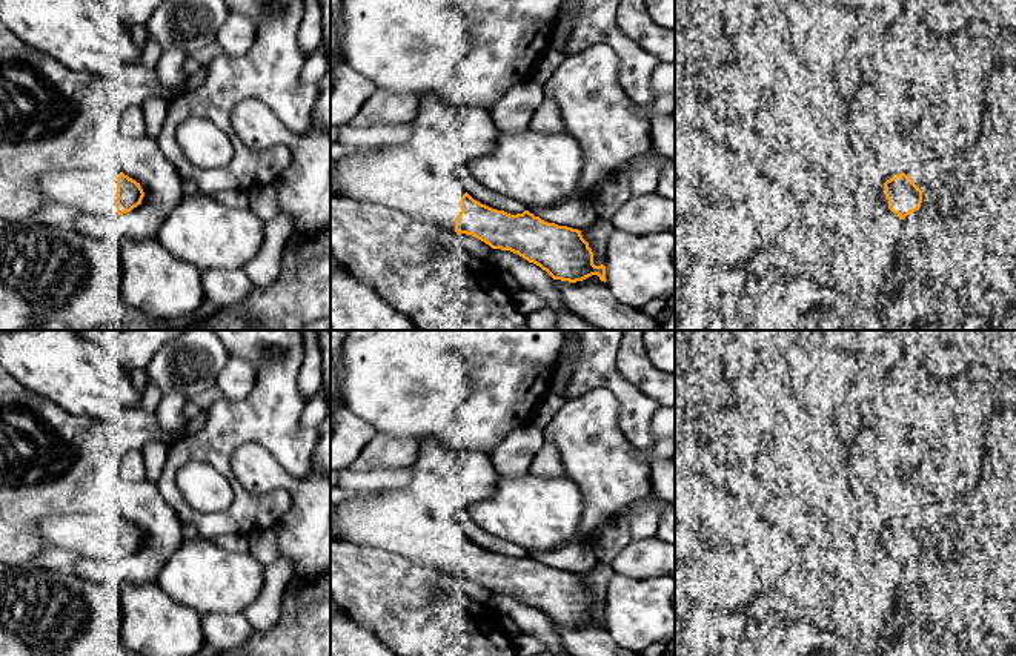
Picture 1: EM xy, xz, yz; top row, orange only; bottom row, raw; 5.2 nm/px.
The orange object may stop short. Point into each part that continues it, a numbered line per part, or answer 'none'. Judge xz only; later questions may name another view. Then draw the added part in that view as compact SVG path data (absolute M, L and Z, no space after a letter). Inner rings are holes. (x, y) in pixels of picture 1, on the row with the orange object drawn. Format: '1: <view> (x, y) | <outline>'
1: xz (395, 175) | M409 141L360 146L332 163L330 187L340 195L455 230L464 186L455 174L429 164Z

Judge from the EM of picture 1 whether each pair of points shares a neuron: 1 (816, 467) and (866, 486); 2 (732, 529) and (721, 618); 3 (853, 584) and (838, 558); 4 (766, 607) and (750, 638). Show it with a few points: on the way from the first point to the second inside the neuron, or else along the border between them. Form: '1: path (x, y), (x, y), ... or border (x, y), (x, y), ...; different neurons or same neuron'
1: border (844, 467), (859, 513); different neurons
2: path (721, 550), (721, 596); same neuron
3: path (853, 578), (853, 573), (844, 564); same neuron
4: path (763, 615), (763, 622), (757, 630); same neuron

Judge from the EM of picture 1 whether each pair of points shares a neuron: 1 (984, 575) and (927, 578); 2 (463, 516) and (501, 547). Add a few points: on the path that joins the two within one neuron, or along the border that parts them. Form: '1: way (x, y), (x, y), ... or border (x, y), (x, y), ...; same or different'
1: border (946, 564), (958, 572), (979, 596); different
2: way (471, 527), (491, 543); same

